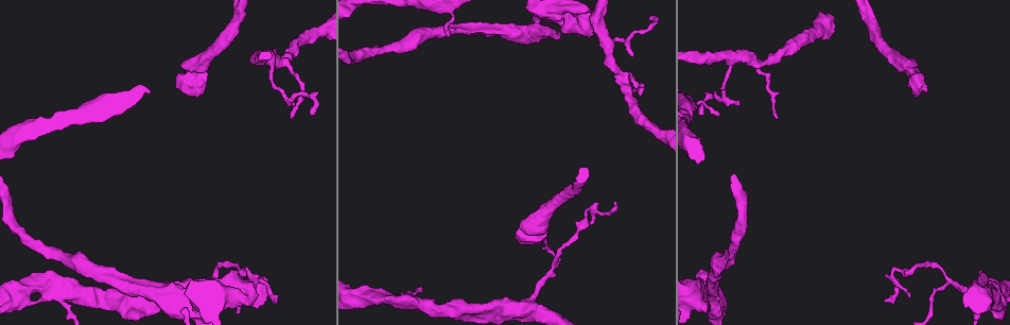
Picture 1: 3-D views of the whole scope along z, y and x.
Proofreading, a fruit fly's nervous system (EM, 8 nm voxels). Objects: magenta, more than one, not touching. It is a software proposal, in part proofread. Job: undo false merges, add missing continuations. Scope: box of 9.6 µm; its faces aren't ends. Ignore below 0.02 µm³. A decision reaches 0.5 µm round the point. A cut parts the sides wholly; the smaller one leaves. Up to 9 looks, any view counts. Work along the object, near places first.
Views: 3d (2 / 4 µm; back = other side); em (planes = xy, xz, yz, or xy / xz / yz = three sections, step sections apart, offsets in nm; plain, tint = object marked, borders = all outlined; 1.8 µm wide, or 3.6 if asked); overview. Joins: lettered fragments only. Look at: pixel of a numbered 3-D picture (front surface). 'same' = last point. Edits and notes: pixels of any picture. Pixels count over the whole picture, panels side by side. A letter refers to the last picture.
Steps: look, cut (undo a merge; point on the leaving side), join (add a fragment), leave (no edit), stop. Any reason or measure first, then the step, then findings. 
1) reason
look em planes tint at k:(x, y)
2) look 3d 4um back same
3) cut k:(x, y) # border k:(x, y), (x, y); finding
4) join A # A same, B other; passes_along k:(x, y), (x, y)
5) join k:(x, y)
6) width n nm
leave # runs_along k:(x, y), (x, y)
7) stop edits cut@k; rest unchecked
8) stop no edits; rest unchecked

sharp bend
look em xz step 16 tint at 1:(282, 62)

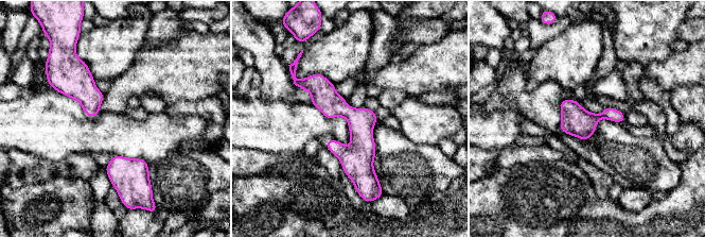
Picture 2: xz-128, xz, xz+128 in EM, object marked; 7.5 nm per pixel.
cut it another way
look em planes tint same

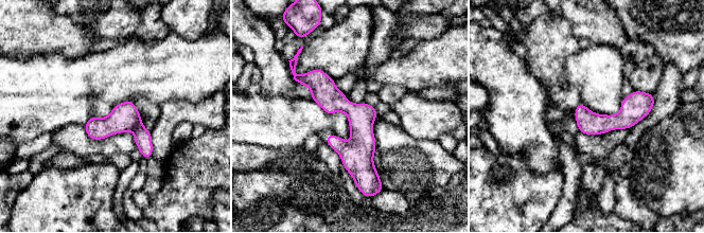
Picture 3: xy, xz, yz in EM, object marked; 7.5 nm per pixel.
what lies round it
look em planes borders same

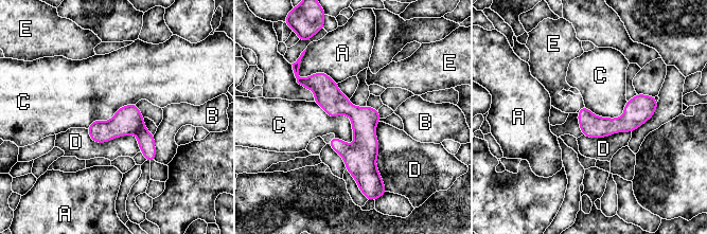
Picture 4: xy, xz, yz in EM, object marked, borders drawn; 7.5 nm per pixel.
leave # A other, B other, C other, D other, E other; border 4:(314, 101), (350, 119), (355, 144); all the same neuron

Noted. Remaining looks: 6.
thin end
look 3d 2um at 1:(718, 115)

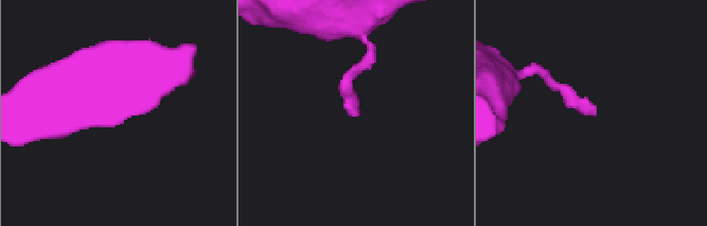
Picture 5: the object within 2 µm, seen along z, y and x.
now the EM
look em 3.6um planes borders at 5:(595, 114)

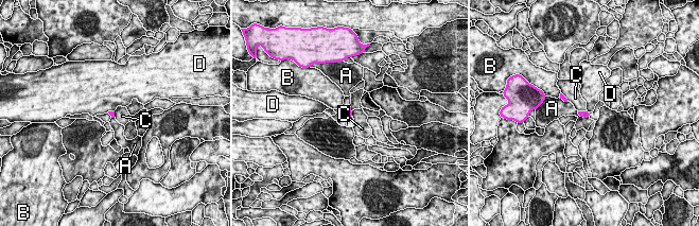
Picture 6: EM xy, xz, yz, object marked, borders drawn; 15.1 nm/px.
leave # A other, B other, C other, D other; border 6:(576, 110), (579, 116), (589, 118); no lettered fragment goes on from it

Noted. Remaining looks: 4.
sharp bend
look em xz step 8 tint at 1:(41, 287)

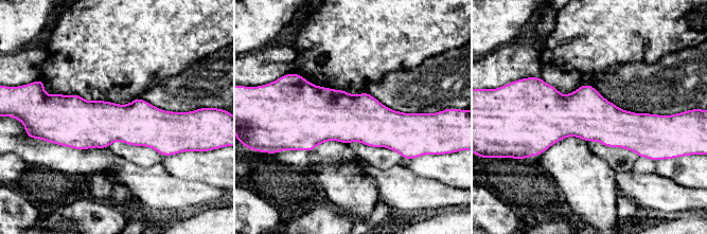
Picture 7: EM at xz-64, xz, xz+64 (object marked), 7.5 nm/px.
look em planes borders same

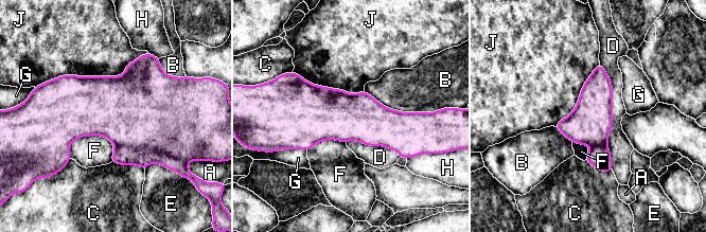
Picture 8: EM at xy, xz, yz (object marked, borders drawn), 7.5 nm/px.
longest_contact D 800 nm
leave # A other, B other, C other, D other, E other, F other, G other, H other, J other; border 8:(147, 52), (115, 76), (50, 79); all the same neuron

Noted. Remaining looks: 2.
an open end
look em planes borders at 1:(273, 303)

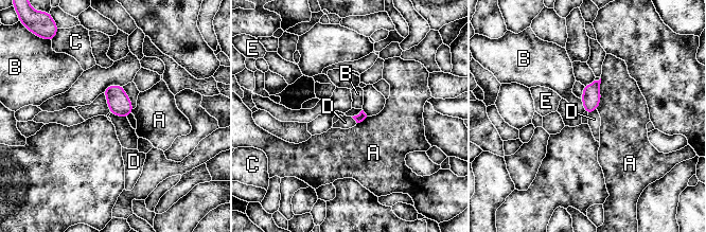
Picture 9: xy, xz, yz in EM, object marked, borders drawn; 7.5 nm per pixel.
longest_contact A 260 nm
leave # A other, B other, C other, D other, E other; border 9:(596, 109), (588, 114); no lettered fragment goes on from it

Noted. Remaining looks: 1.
stop no edits; rest unchecked

